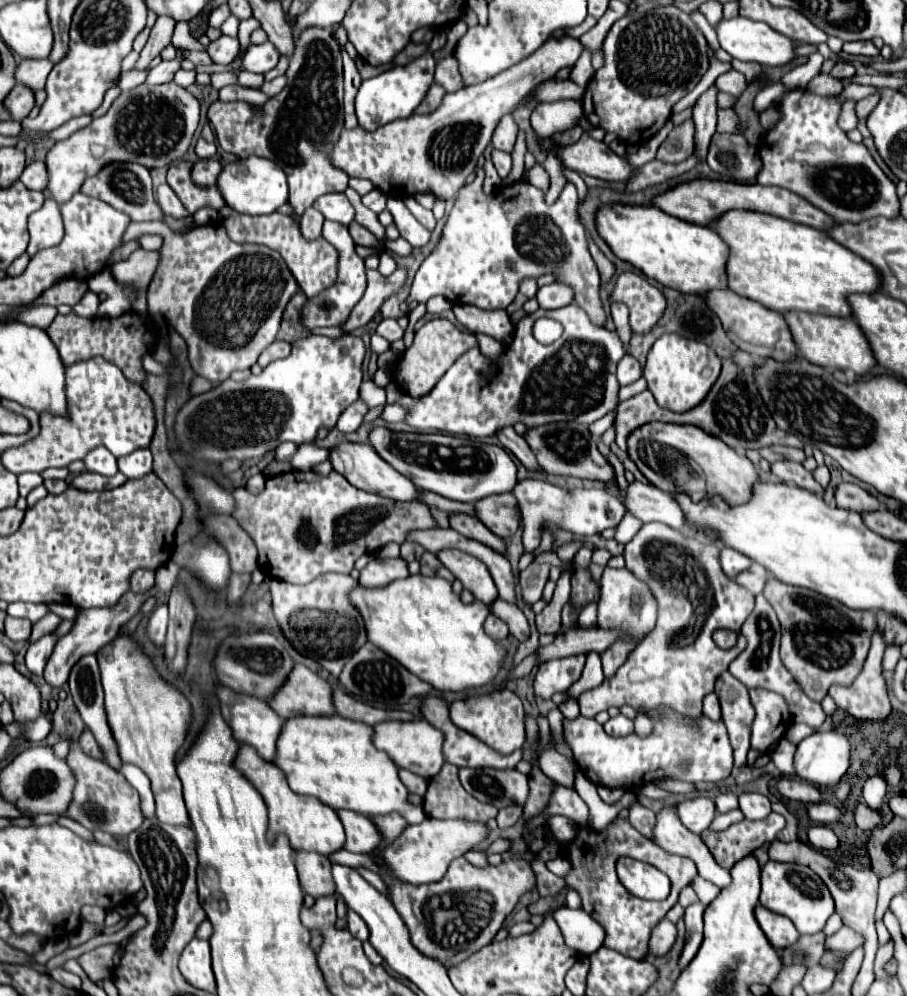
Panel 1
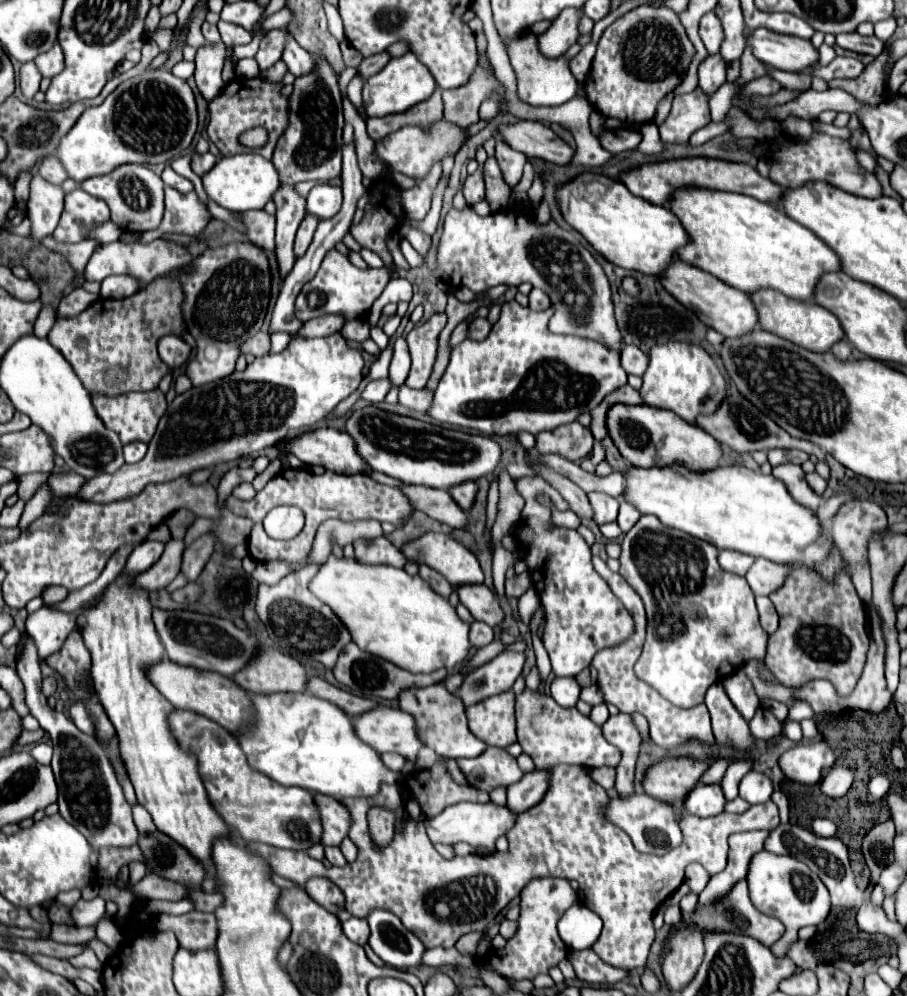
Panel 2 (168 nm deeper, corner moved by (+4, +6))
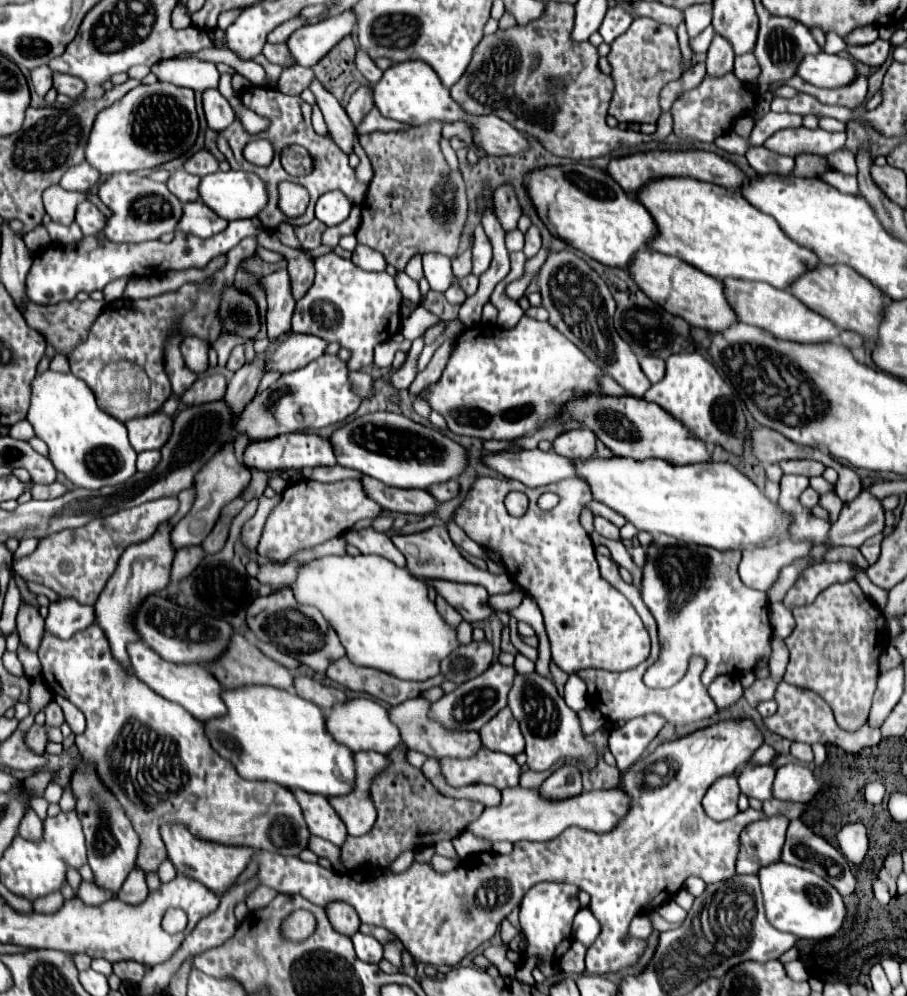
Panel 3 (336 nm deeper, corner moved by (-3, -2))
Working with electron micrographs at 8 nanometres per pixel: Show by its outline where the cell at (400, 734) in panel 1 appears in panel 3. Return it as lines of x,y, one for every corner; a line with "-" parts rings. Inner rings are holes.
353,698
345,704
339,704
337,708
331,708
331,712
327,714
327,728
335,740
339,740
341,744
345,744
347,748
351,748
355,752
375,750
381,754
389,754
391,750
395,750
403,744
403,740
399,736
399,728
395,728
395,724
391,724
391,718
389,718
389,712
385,710
385,706
381,706
379,702
369,700
369,698

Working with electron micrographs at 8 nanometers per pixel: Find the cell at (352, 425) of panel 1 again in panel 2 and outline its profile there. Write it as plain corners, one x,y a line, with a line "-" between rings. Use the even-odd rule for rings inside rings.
386,376
386,378
372,380
372,382
368,382
368,386
364,388
362,398
364,398
366,402
370,402
370,404
380,404
380,402
384,402
386,394
390,392
390,388
392,388
392,382
390,382
388,376

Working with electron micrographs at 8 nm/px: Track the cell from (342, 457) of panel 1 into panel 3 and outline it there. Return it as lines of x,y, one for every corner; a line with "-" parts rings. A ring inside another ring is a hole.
295,432
295,434
249,444
245,450
245,466
247,468
255,466
259,470
303,470
303,468
315,468
315,466
337,466
337,460
327,438
321,438
317,434

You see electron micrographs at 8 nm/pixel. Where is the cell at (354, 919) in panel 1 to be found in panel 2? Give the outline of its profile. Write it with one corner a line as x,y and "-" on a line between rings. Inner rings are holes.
350,918
348,922
342,924
344,928
344,934
354,942
354,944
360,944
360,946
366,946
368,944
368,936
370,936
370,928
368,928
368,922
364,918

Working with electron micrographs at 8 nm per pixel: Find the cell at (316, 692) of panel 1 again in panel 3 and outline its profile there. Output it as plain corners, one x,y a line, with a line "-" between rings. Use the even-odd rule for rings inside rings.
233,634
227,654
223,654
223,658
217,664
211,664
209,670
215,674
215,678
221,682
221,686
225,690
235,690
235,688
249,686
249,684
265,684
265,686
273,686
273,688
281,688
281,690
293,688
293,672
289,668
285,668
283,664
267,658
257,646
253,646
241,634

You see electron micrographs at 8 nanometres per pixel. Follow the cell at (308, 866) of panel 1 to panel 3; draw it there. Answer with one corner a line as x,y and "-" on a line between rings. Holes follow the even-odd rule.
333,900
331,904
325,906
325,912
329,916
329,922
333,924
333,928
345,936
353,936
359,930
359,916
357,912
349,906
343,904
339,900

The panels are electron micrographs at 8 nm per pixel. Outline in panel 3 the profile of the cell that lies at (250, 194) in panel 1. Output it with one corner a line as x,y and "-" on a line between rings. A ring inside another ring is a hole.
235,170
215,172
215,174
201,178
199,196
213,212
217,212
217,216
221,216
225,220
253,218
253,216
257,216
257,212
261,212
267,206
267,198
269,198
267,186
263,184
263,180
259,180
259,176
255,176
251,172
235,172

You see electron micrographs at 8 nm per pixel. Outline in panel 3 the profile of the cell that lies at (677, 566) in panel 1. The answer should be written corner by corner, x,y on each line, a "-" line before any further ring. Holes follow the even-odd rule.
667,534
653,536
643,566
641,598
657,620
661,652
645,672
643,682
649,688
675,686
683,678
689,658
695,654
707,660
701,674
705,688
721,674
741,676
745,670
753,670
761,660
769,658
773,634
767,618
767,596
741,582
737,574
739,560
741,552
737,550
719,552
675,540

